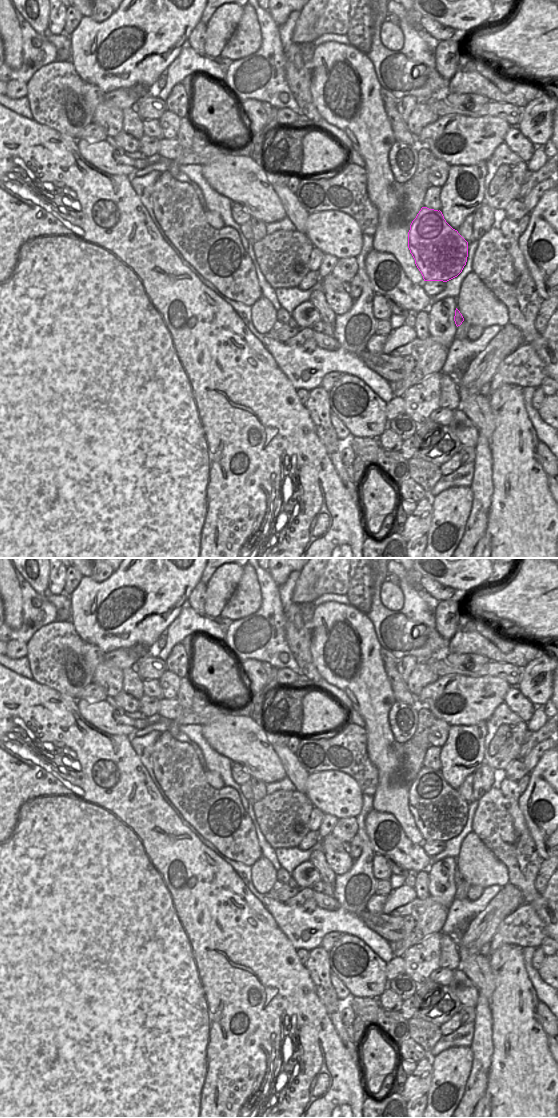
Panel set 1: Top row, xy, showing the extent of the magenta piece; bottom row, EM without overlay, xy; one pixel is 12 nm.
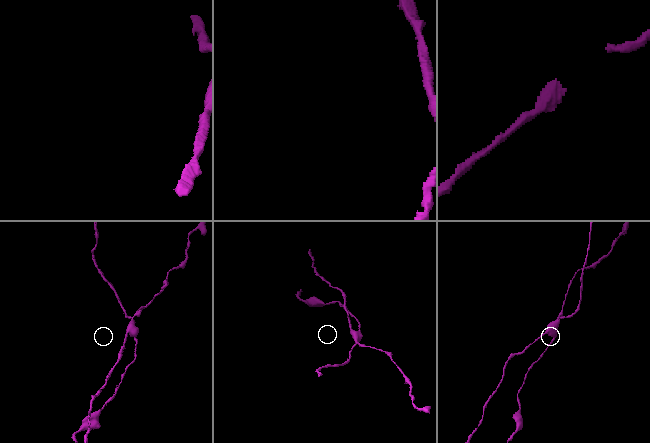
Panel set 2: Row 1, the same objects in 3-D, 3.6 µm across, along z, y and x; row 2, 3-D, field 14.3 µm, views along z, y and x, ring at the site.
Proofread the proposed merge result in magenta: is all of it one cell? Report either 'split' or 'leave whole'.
split

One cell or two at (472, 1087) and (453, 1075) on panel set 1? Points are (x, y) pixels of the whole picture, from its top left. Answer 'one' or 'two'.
two

